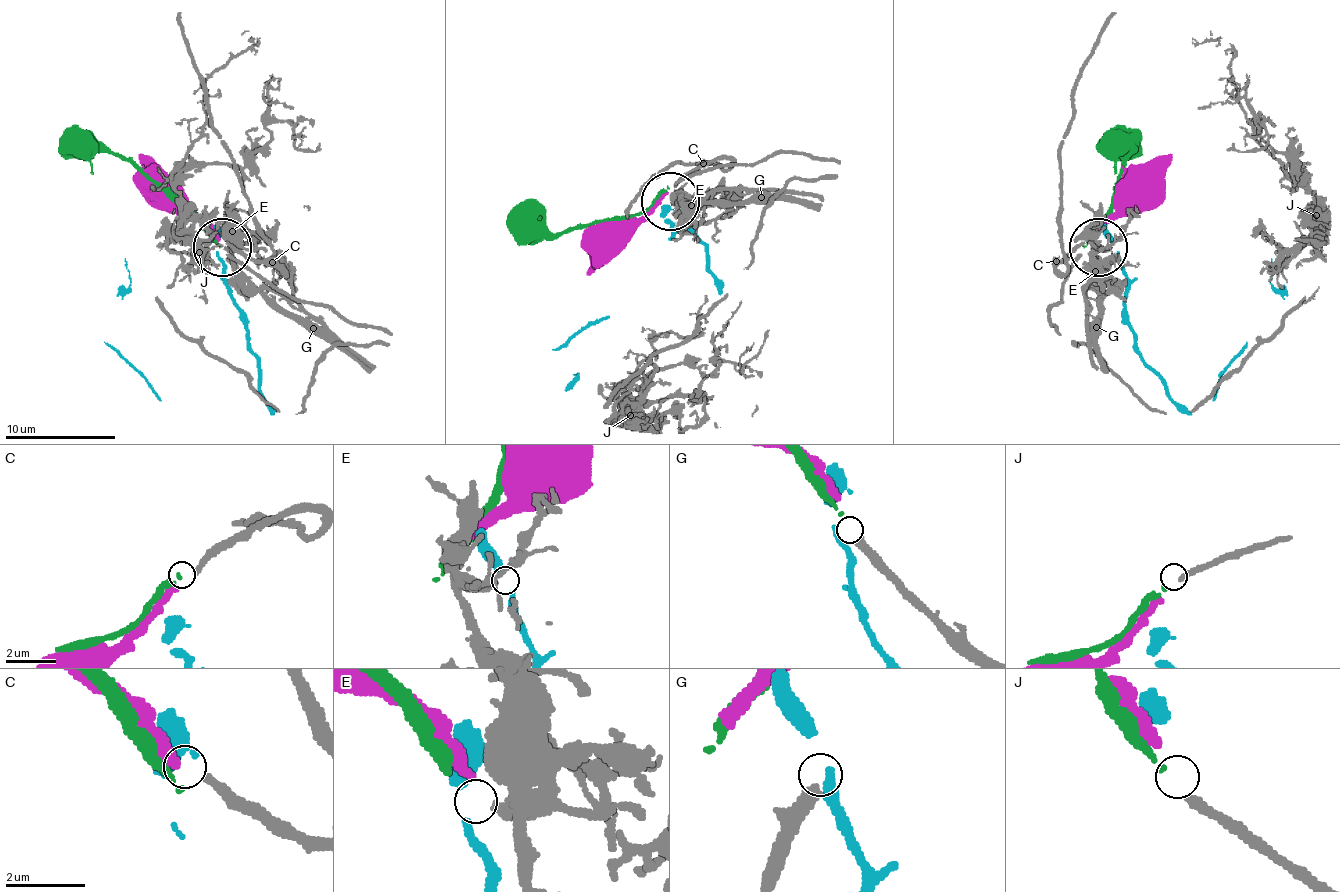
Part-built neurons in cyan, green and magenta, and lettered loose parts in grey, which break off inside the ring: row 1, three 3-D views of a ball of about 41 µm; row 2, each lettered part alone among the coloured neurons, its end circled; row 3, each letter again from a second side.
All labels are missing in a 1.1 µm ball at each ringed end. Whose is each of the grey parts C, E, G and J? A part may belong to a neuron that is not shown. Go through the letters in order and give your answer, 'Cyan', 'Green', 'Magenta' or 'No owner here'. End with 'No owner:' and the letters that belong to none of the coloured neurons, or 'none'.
C: Magenta
E: No owner here
G: No owner here
J: Green
No owner: E, G

